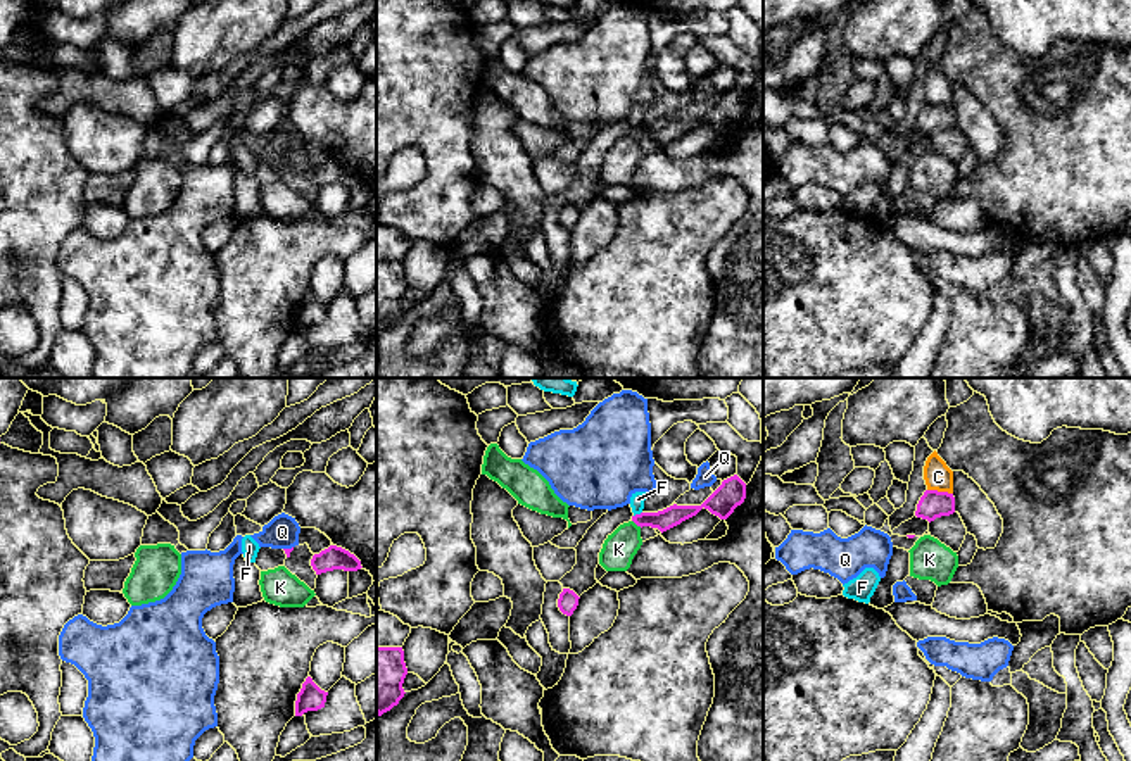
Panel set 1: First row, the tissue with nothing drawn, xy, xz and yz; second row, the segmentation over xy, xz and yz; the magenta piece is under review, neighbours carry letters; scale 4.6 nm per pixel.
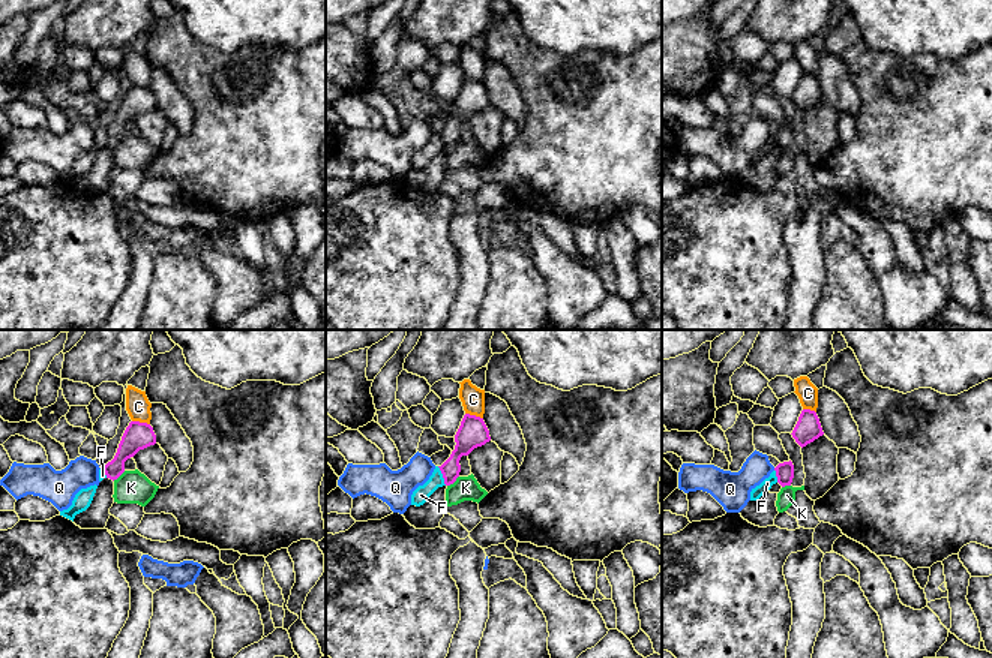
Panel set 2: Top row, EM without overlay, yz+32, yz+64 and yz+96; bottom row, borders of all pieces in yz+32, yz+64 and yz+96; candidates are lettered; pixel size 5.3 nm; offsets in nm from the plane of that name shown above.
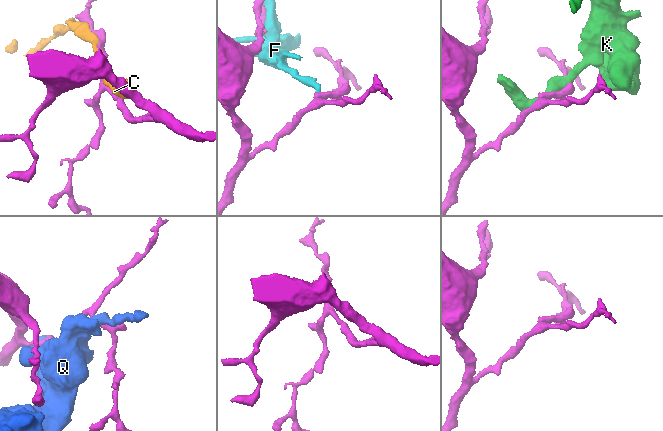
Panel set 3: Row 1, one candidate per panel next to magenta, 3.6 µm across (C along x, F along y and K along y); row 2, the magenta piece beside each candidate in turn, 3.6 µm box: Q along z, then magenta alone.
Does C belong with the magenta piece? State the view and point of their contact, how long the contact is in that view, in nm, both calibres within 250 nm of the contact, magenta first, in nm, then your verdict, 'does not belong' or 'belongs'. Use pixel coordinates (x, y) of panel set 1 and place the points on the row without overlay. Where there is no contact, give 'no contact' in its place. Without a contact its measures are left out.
contact yz (940, 106); length 120 nm; calibres 130 and 130 nm; does not belong

